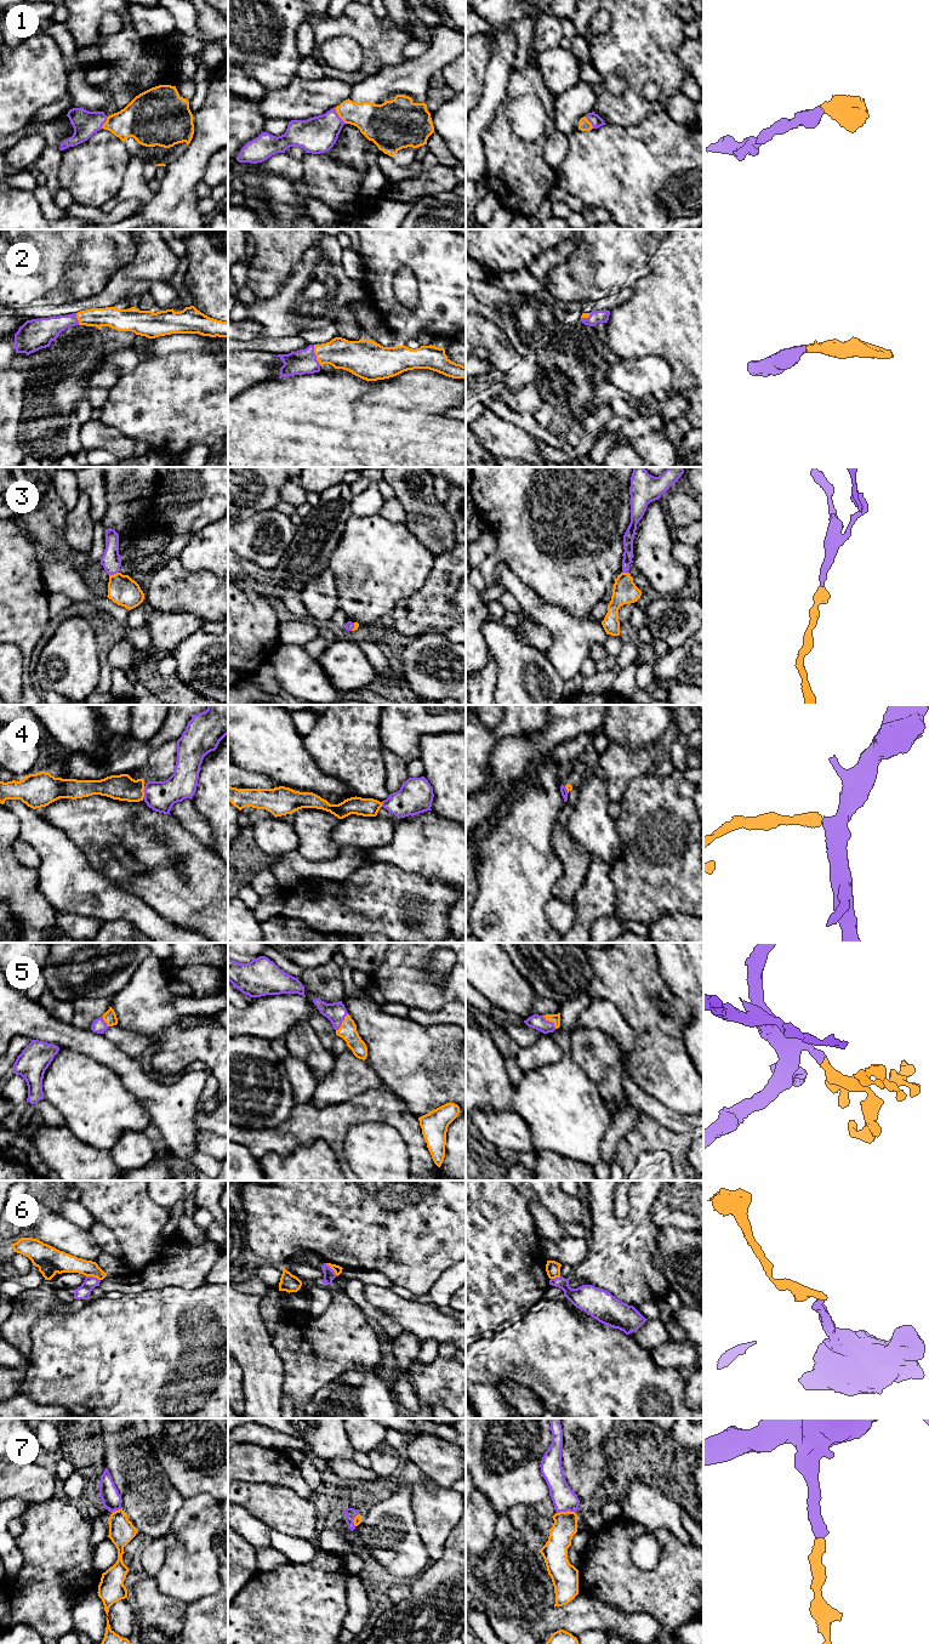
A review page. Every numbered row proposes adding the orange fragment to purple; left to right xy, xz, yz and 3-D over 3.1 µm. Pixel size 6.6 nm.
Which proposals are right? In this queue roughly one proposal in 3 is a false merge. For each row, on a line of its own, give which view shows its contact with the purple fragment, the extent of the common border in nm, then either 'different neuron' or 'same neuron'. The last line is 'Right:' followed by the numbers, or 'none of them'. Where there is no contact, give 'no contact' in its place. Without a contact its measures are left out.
1: contact in xz; length 130 nm; same neuron
2: contact in xz; length 140 nm; same neuron
3: contact in xy; length 70 nm; same neuron
4: contact in xy; length 90 nm; different neuron
5: contact in xz; length 140 nm; same neuron
6: contact in xy; length 100 nm; different neuron
7: contact in yz; length 130 nm; same neuron
Right: 1, 2, 3, 5, 7

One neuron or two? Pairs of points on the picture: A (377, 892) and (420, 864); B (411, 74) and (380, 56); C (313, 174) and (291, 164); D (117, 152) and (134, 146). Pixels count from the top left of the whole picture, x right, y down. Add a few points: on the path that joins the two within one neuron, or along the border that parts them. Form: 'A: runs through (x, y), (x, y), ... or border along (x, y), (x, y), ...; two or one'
A: border along (381, 862), (393, 864), (409, 872), (435, 879); two
B: border along (403, 60), (369, 73); two
C: border along (300, 160), (303, 168), (303, 177); two
D: border along (123, 142), (131, 155); two

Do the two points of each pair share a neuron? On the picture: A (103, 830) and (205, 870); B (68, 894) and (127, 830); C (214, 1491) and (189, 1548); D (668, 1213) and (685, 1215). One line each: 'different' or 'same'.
A: same
B: different
C: same
D: same

